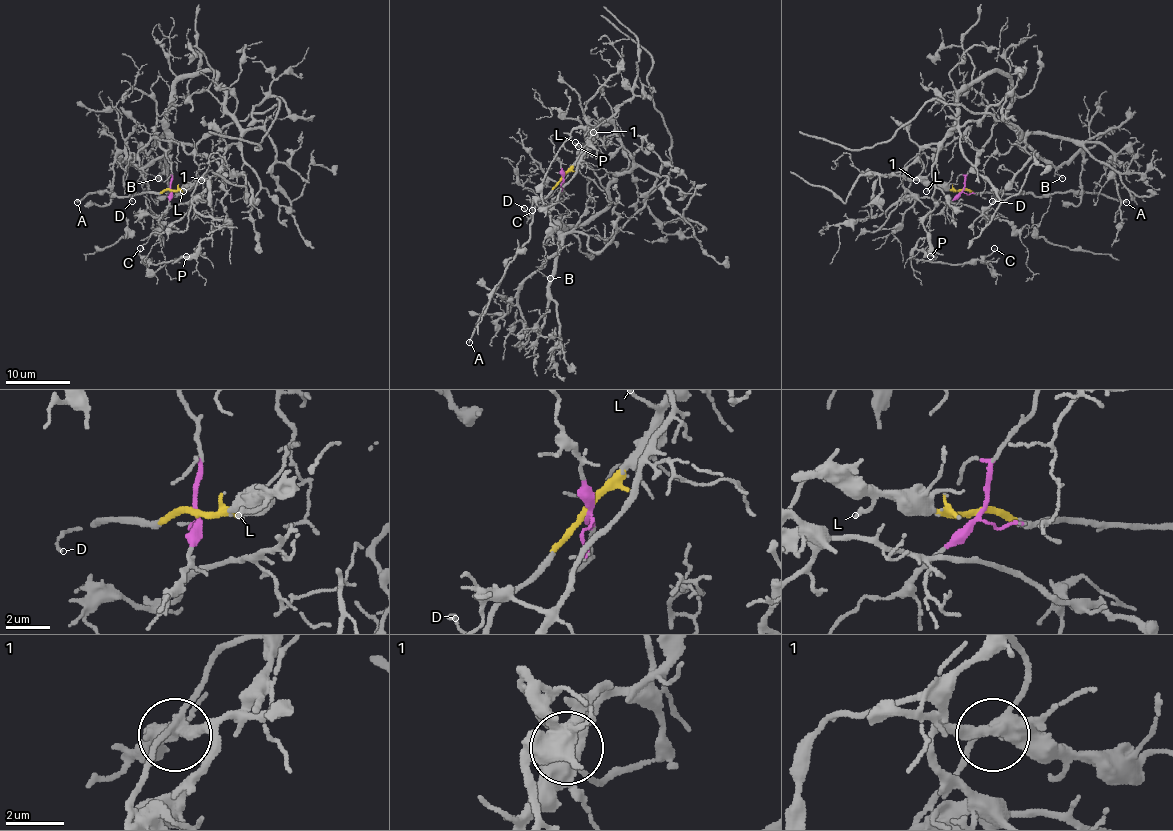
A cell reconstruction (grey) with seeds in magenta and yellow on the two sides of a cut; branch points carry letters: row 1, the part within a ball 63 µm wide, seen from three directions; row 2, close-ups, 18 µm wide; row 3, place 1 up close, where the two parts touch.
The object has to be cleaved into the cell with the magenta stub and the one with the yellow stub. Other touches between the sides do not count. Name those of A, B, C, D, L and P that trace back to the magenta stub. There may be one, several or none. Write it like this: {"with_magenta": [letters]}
{"with_magenta": ["B"]}

